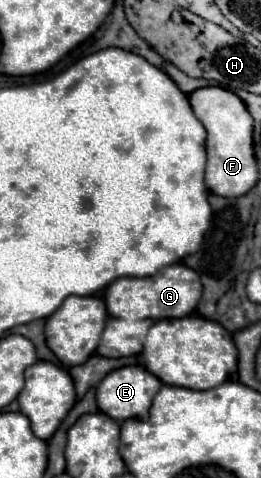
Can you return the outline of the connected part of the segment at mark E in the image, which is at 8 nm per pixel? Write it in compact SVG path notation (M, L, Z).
M124 366L112 370L96 388L98 408L114 420L148 416L148 408L160 380L142 366Z

